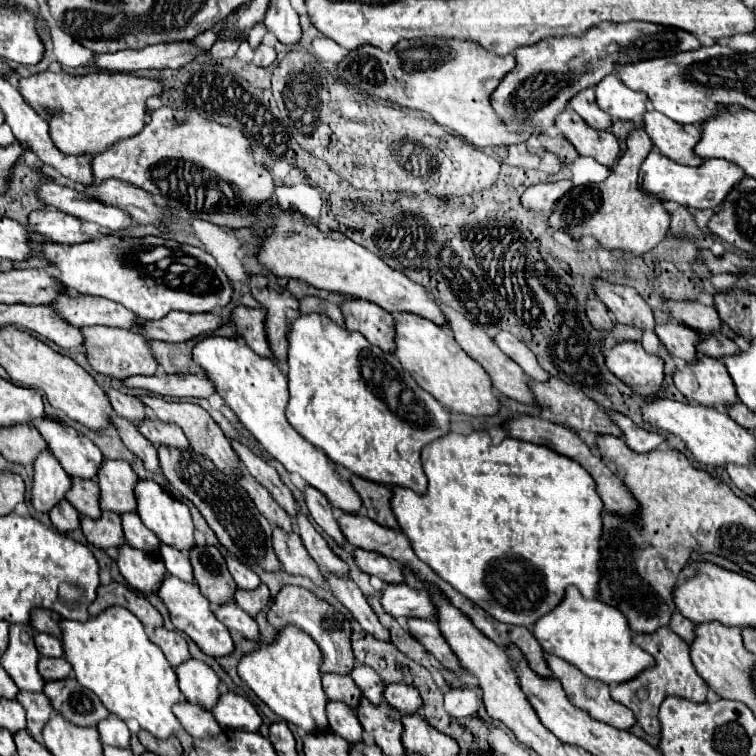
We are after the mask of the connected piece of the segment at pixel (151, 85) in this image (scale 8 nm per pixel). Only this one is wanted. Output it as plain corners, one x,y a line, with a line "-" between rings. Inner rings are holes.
42,71
36,75
18,79
20,93
26,103
38,113
40,107
52,107
60,115
44,115
50,125
50,135
56,147
66,155
96,155
106,151
116,141
128,139
142,131
146,99
160,95
162,85
154,79
134,77
130,73
90,73
90,75
68,75
64,71

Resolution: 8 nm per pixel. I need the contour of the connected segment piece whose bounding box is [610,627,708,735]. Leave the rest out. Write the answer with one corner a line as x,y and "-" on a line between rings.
660,627
660,631
656,631
652,635
634,635
632,641
640,649
644,649
646,653
650,653
654,657
654,665
648,667
648,671
640,671
640,675
636,675
636,679
630,679
628,683
610,685
612,699
616,699
618,703
626,705
634,713
638,725
648,735
658,735
658,731
660,731
658,707
660,707
662,699
666,699
670,695
676,695
676,697
684,697
684,699
692,699
692,701
704,703
708,685
696,673
696,669
694,669
694,665
690,661
688,643
684,643
674,631
670,631
670,627

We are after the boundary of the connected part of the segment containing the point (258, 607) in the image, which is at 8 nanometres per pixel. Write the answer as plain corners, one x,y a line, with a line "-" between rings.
260,585
254,591
236,591
236,605
240,605
250,617
256,617
270,603
270,591
266,585

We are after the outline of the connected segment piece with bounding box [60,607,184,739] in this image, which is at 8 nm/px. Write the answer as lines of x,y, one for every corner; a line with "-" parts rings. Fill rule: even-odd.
110,607
102,611
98,617
88,619
86,623
80,621
62,621
62,647
64,647
64,657
66,661
74,667
74,677
76,681
94,691
104,707
120,717
122,721
126,719
136,719
144,731
150,731
158,739
168,739
181,729
181,724
172,707
180,701
184,701
184,695
176,683
176,671
170,667
168,659
160,651
158,645
154,645
148,635
144,633
144,625
124,607

